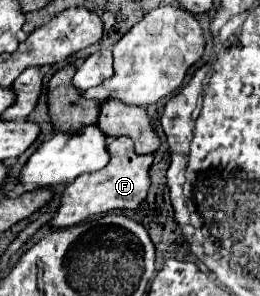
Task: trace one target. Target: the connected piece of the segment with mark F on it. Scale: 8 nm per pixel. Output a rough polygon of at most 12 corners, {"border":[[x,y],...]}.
{"border":[[129,137],[107,139],[107,167],[67,185],[51,227],[137,209],[153,155]]}

